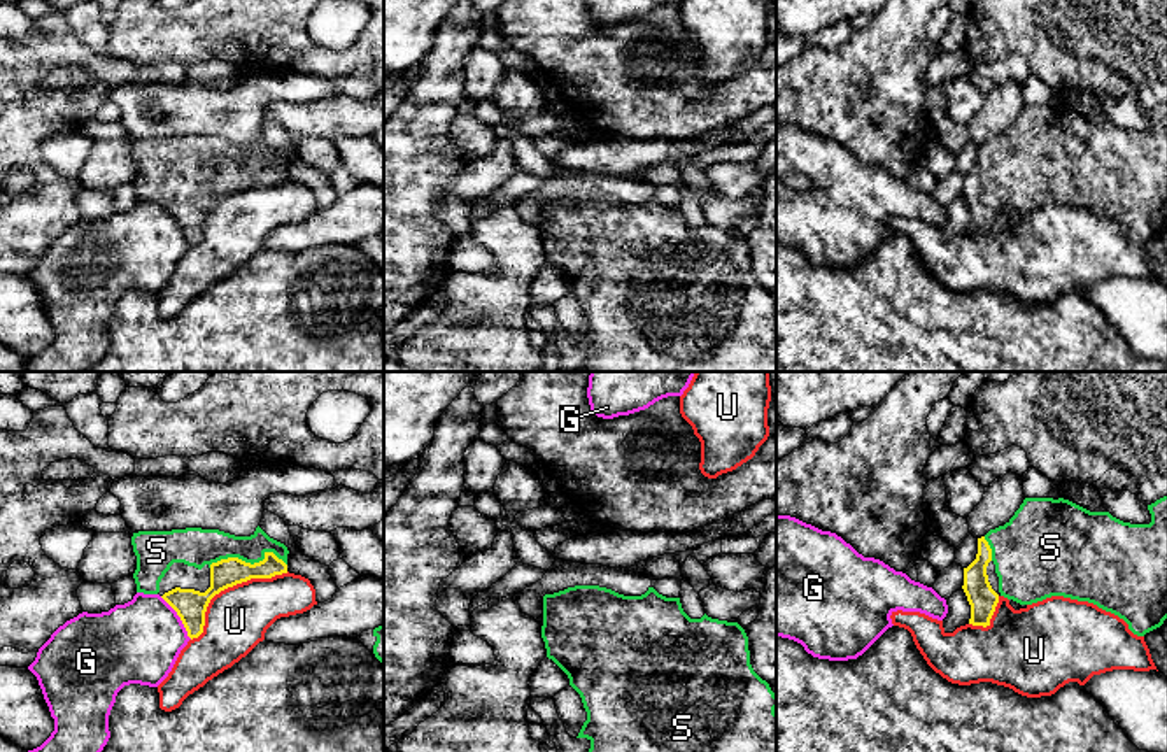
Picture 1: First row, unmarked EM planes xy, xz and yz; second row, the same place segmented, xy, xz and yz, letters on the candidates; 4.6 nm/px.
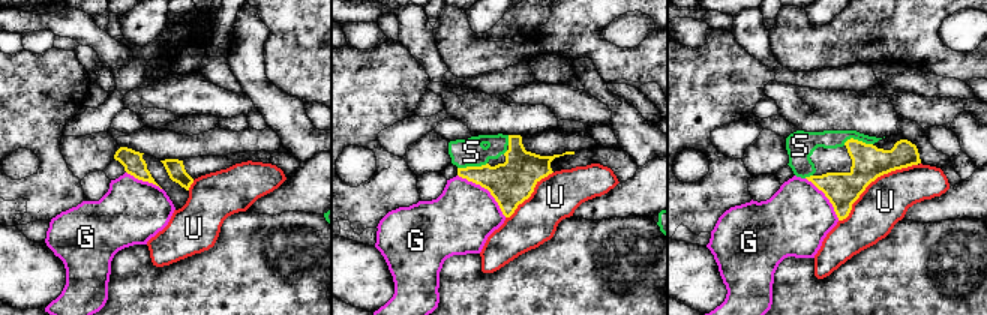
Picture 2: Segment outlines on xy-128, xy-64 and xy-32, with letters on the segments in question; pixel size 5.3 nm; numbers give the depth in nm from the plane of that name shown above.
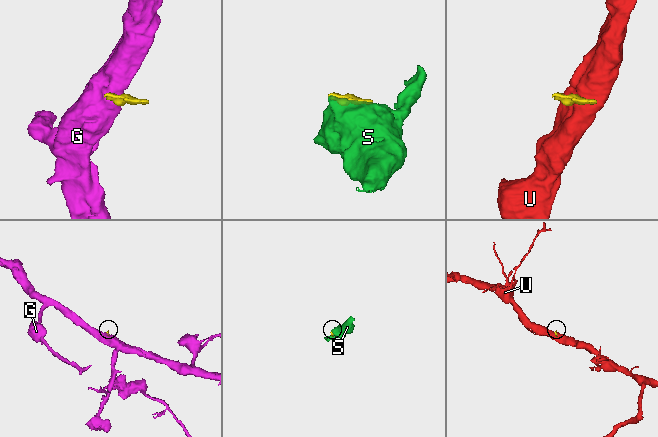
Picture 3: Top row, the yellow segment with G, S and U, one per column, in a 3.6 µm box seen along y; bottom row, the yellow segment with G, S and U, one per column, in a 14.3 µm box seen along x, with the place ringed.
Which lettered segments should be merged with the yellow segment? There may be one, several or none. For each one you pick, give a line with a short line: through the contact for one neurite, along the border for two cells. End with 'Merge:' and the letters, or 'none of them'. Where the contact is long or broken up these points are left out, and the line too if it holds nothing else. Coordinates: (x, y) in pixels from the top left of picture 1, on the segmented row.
Merge: S

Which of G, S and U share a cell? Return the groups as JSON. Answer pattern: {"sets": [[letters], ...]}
{"sets": [["G"], ["S"], ["U"]]}

